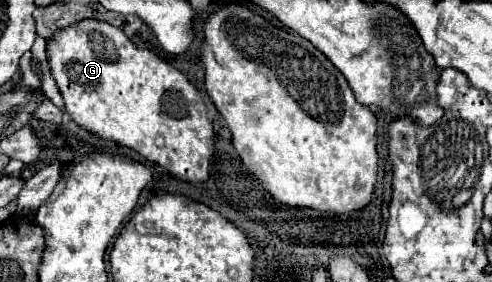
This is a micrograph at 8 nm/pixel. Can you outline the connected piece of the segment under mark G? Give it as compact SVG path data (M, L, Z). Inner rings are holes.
M80 21L80 25L60 31L48 43L48 65L64 97L66 111L80 127L100 139L110 139L134 149L144 159L160 165L168 175L180 181L208 181L214 161L216 131L206 115L206 103L198 89L162 57L134 47L122 29L104 21Z

